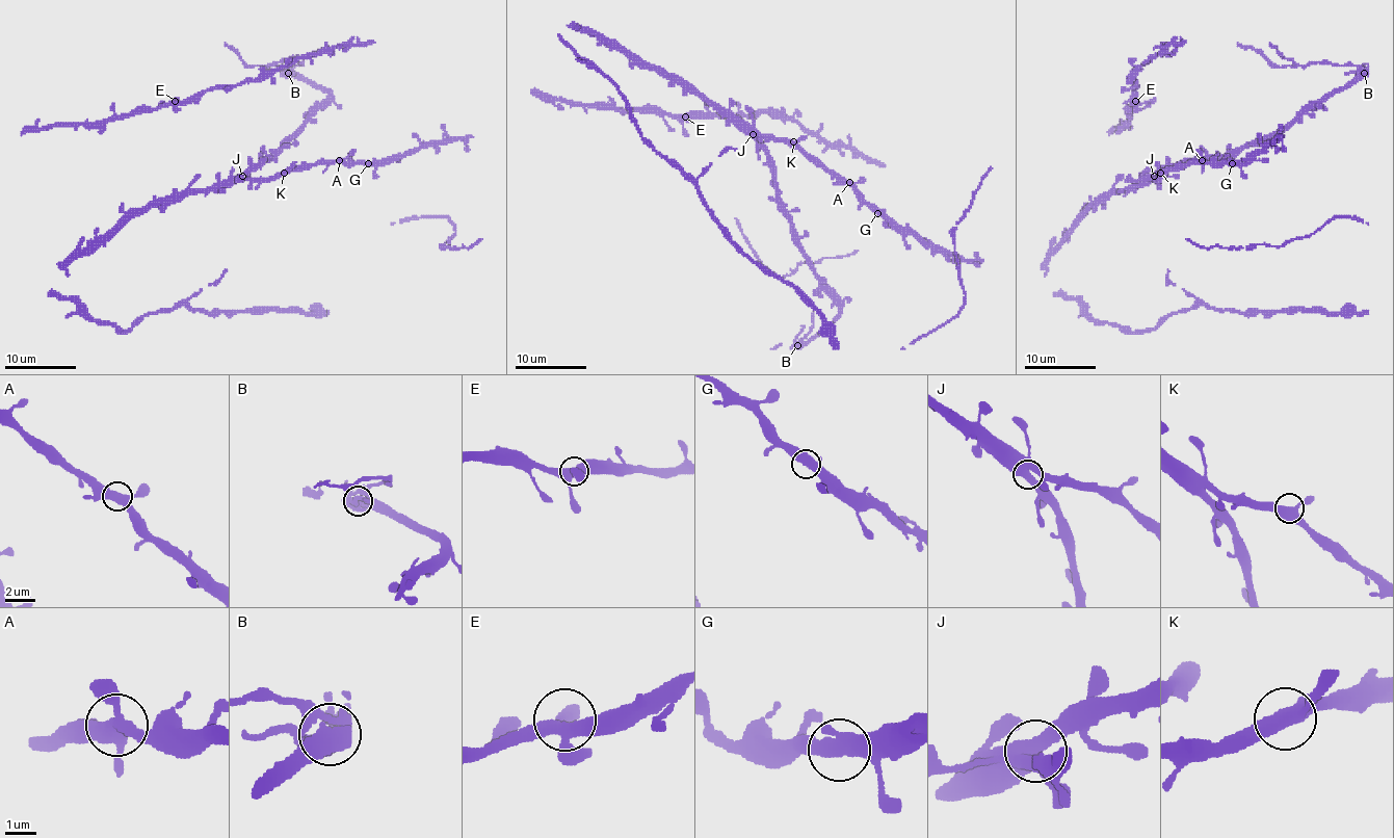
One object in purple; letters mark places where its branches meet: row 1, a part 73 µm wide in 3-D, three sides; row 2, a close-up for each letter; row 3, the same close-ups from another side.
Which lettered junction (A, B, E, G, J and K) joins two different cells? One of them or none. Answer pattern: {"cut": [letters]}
{"cut": ["B"]}

